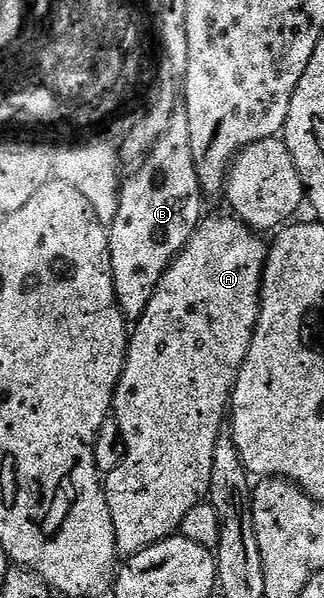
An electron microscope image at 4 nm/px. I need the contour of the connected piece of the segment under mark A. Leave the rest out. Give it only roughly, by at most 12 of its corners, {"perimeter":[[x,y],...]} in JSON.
{"perimeter":[[206,217],[125,353],[117,552],[180,531],[253,339],[267,242]]}

